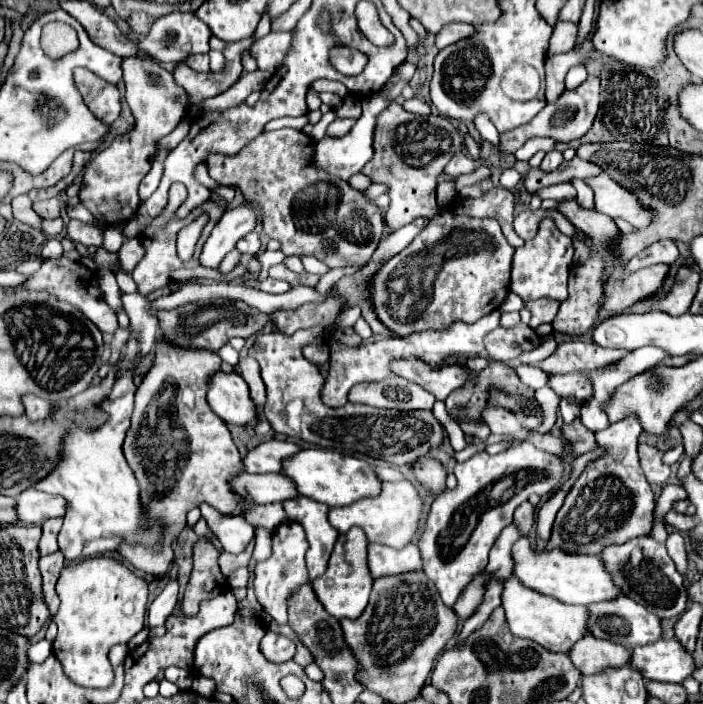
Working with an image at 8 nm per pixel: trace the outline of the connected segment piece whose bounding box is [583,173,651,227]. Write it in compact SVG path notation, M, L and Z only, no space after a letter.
M605 173L587 177L583 181L593 189L595 211L605 213L609 217L621 217L635 227L645 227L651 221L651 211L639 207L635 195L629 195L625 187L619 187L619 183L609 179Z

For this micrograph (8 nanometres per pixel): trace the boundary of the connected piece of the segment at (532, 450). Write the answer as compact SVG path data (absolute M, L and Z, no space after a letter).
M531 443L515 449L487 455L477 453L455 465L457 487L445 489L431 505L417 547L423 559L425 575L437 585L445 605L453 605L463 587L487 567L487 555L501 529L513 521L513 511L527 501L531 493L551 495L563 475L563 461Z

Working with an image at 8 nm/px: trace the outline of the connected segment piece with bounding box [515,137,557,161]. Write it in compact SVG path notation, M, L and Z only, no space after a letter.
M547 137L529 139L521 149L515 151L515 159L519 159L519 161L529 161L537 151L551 151L551 149L555 149L555 145L557 145L557 141L547 139Z

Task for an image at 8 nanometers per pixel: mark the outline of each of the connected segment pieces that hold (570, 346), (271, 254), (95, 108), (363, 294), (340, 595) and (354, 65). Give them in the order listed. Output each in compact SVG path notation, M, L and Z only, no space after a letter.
M569 341L557 345L557 349L543 361L535 363L535 367L549 371L549 373L573 373L577 369L599 369L607 363L623 357L625 351L601 349L593 343L583 341Z
M264 251L258 255L258 260L261 263L262 269L258 276L259 281L267 279L268 270L271 266L282 263L285 259L285 255L280 251Z
M77 67L73 71L75 85L85 101L85 105L105 123L113 123L119 117L119 91L109 81L97 77L85 67Z
M369 263L367 267L363 267L363 269L357 271L355 275L343 277L343 279L337 283L337 289L335 289L335 291L337 291L339 295L343 295L343 297L349 299L347 307L359 305L359 307L363 309L363 317L365 317L365 321L369 323L369 327L373 329L375 335L389 335L389 337L393 337L395 333L387 331L387 329L375 319L375 313L371 311L371 303L369 303L369 299L367 299L367 287L369 287L371 275L375 273L375 269L377 269L379 265L381 265L381 263Z
M359 527L349 529L347 533L337 537L327 571L319 579L315 579L315 583L311 583L315 595L321 599L327 613L333 615L335 619L343 619L343 617L357 619L363 613L363 609L367 607L373 579L367 571L365 553L367 553L367 537L363 535L363 531L359 531Z
M335 47L331 49L331 63L341 71L343 75L359 75L365 69L365 55L355 49L347 47Z

